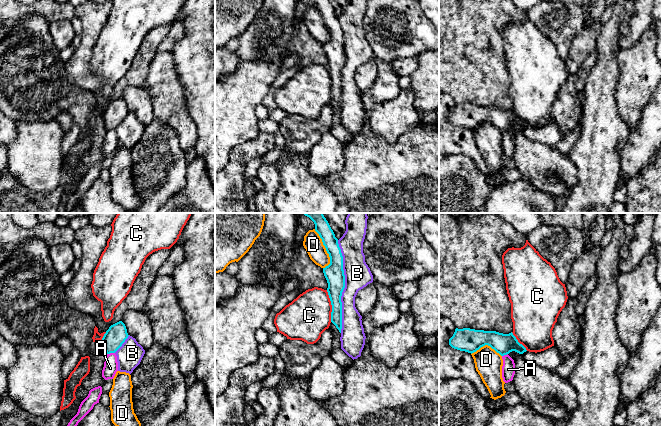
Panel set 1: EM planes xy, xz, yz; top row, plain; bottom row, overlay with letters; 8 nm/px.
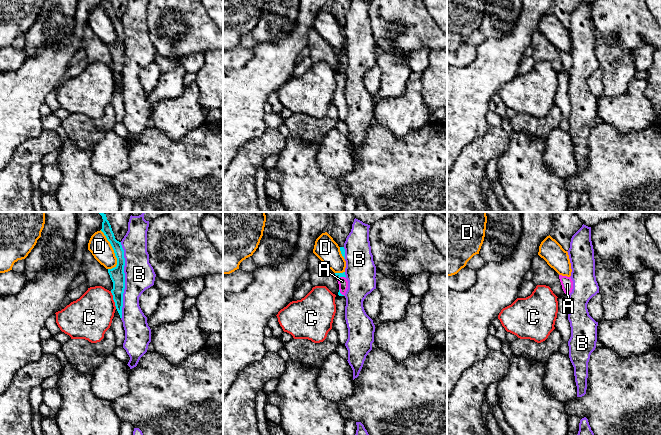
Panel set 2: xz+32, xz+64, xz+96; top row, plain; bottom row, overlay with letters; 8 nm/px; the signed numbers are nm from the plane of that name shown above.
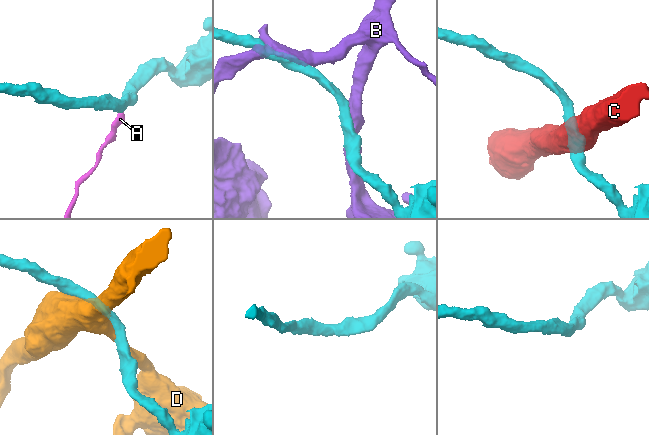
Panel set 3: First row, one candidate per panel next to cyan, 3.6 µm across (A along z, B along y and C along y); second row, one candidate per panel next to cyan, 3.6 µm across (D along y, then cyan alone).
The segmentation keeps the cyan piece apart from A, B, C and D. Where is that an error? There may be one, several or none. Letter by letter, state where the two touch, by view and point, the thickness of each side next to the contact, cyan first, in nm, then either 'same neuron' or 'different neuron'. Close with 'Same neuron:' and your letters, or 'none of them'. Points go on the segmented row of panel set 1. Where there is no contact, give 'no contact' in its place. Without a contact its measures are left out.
A: xy (110, 352) | 170/120 nm | different neuron
B: xz (344, 286) | 160/200 nm | different neuron
C: xz (332, 306) | 150/360 nm | different neuron
D: xz (326, 249) | 160/150 nm | different neuron
Same neuron: none of them

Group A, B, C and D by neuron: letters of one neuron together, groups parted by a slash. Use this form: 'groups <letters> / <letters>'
groups A / B / C / D

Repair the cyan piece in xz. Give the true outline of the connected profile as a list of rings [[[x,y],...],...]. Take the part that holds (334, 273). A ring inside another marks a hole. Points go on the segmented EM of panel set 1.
[[[302,213],[309,217],[315,224],[315,231],[322,239],[330,257],[330,264],[323,268],[324,276],[328,283],[327,292],[332,305],[331,322],[341,333],[342,329],[342,302],[341,296],[345,288],[345,275],[343,270],[343,256],[328,221],[323,213]]]

